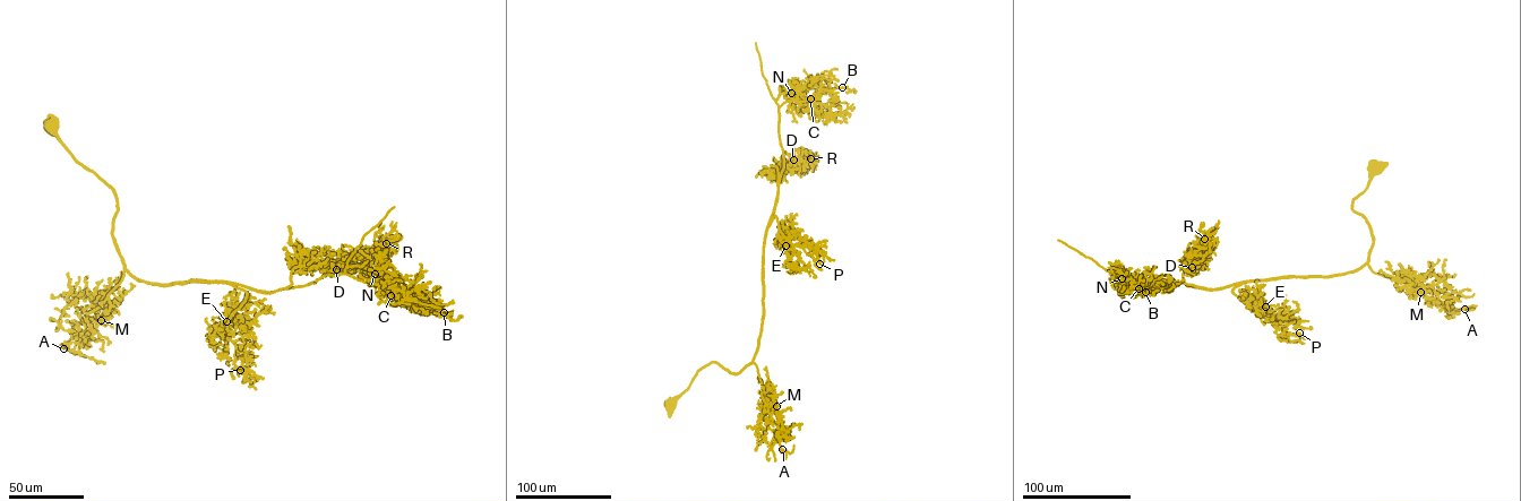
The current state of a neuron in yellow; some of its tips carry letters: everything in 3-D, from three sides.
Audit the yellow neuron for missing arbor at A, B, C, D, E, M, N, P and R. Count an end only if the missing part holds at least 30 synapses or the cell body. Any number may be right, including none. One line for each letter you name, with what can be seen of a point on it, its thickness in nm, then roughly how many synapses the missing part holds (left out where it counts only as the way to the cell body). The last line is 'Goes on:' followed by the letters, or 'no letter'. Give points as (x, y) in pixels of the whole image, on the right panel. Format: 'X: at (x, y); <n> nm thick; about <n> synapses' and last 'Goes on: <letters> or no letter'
Goes on: no letter

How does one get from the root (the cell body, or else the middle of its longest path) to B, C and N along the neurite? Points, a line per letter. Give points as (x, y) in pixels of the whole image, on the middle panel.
B: (669, 402), (712, 362), (736, 373), (752, 363), (762, 318), (765, 231), (783, 167), (779, 108), (842, 87)
C: (669, 402), (712, 362), (736, 373), (753, 360), (762, 318), (765, 231), (783, 167), (779, 108), (810, 98)
N: (669, 402), (703, 368), (715, 362), (737, 373), (756, 352), (765, 231), (783, 167), (779, 108), (791, 93)

